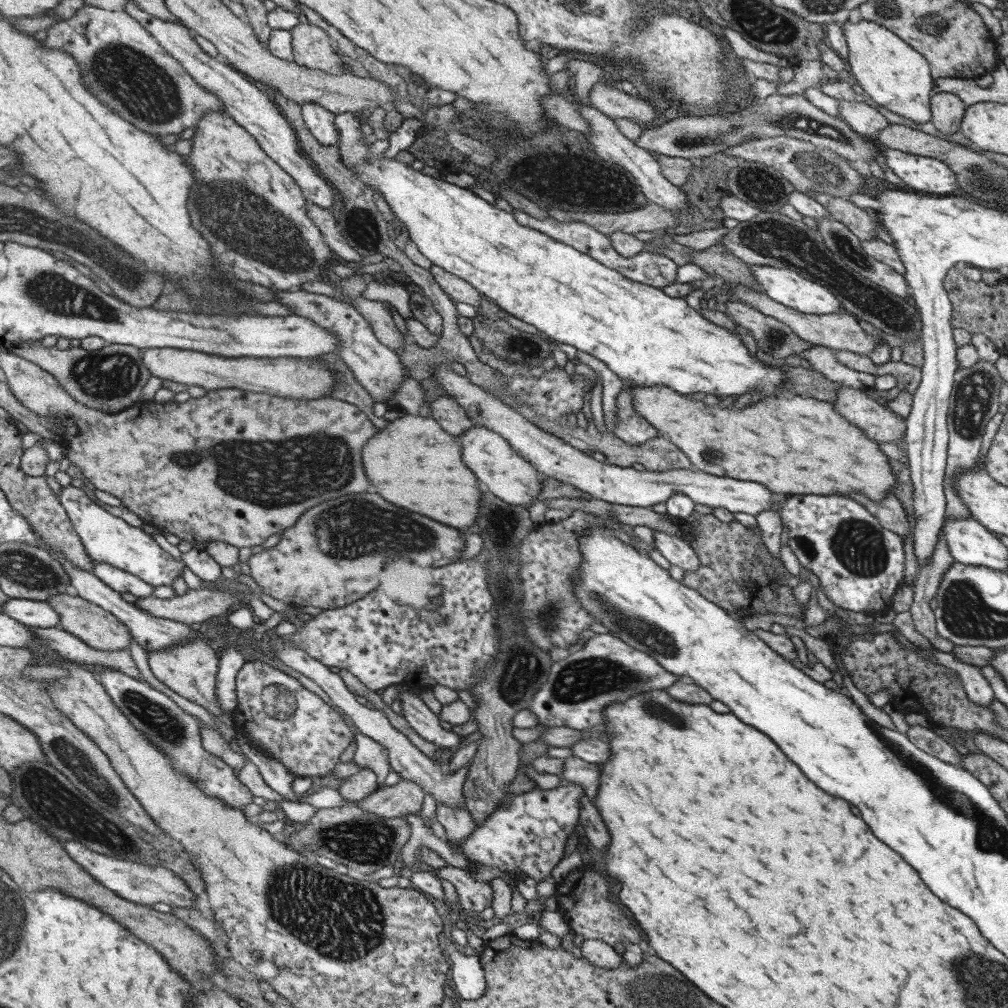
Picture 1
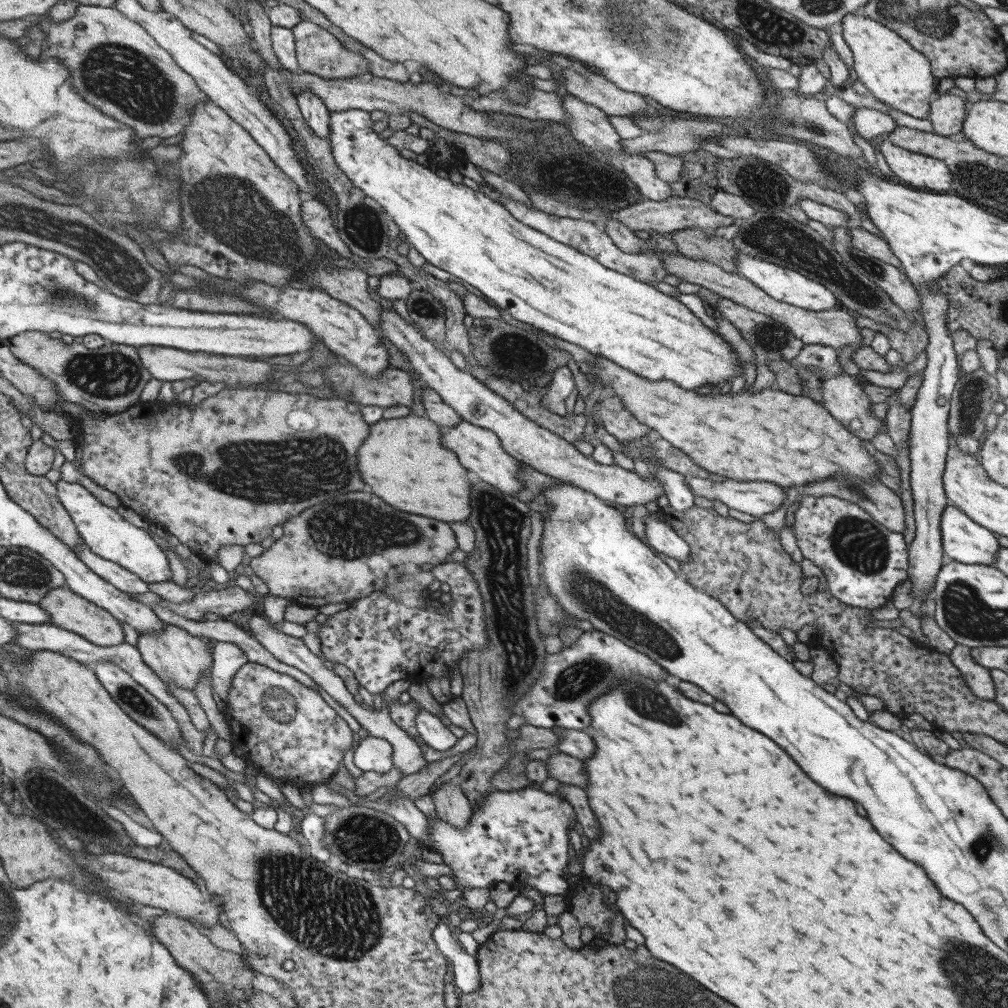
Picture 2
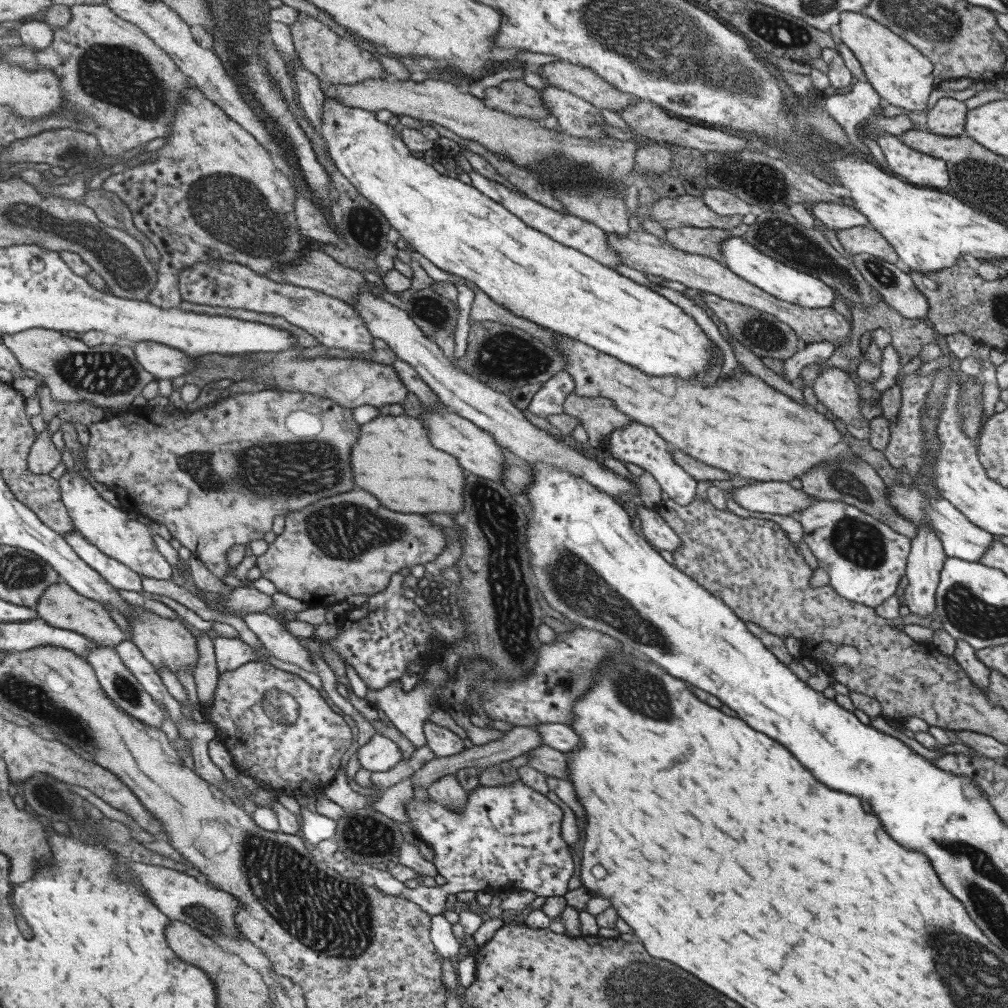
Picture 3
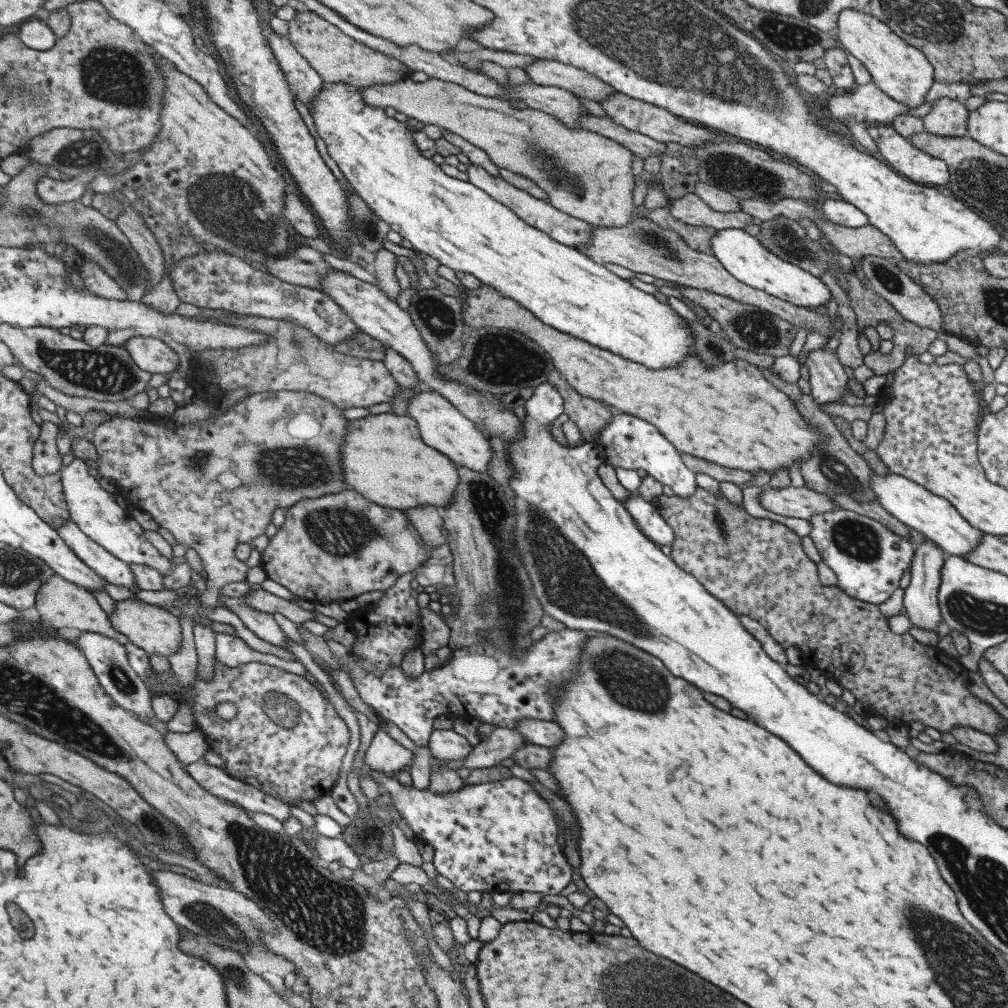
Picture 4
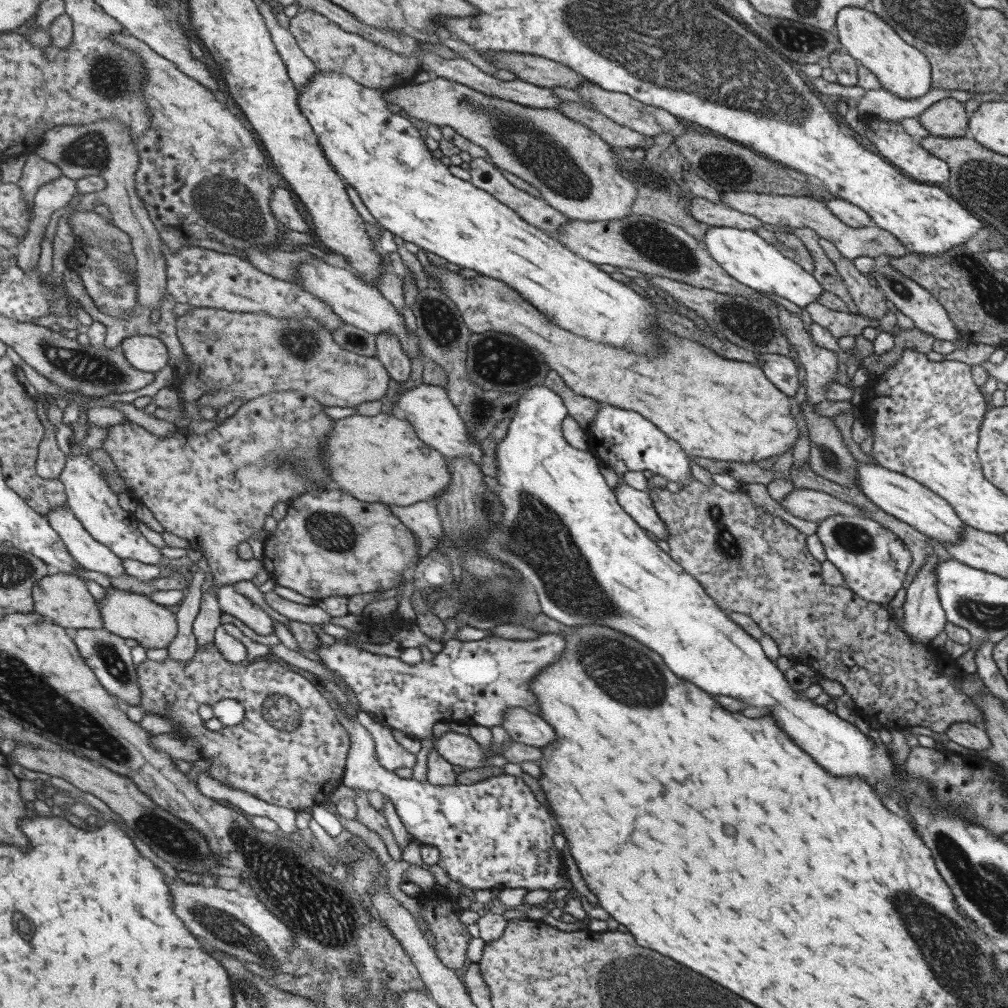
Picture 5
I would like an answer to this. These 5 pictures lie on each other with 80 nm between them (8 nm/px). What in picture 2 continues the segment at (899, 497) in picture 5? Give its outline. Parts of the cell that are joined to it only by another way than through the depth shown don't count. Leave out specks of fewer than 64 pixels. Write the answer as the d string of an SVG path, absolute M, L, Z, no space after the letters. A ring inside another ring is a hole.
M947 504L939 517L942 551L946 560L991 565L1000 547L992 532L975 524L957 507Z

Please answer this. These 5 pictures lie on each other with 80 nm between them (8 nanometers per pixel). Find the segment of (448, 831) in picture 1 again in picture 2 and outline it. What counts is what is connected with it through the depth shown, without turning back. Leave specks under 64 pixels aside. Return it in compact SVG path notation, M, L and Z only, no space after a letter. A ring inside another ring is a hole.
M453 780L441 783L430 796L439 820L443 820L445 824L457 830L463 830L467 826L467 822L471 820L472 810L461 789Z

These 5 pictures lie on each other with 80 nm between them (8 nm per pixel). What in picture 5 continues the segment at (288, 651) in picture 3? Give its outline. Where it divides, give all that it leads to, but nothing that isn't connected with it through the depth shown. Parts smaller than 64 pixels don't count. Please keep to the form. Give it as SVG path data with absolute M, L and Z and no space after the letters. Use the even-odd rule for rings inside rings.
M219 585L215 598L220 610L240 620L247 628L265 636L273 633L271 618L258 605L241 594L237 594L232 585Z

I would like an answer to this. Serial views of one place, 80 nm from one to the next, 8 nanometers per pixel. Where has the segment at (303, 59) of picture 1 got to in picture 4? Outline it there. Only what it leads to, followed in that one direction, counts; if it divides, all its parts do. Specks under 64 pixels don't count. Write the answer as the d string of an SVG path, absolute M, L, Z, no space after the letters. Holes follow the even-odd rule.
M299 9L294 17L288 20L287 37L295 50L308 60L323 83L349 83L356 87L391 84L408 78L411 72L396 58L353 40L326 20L319 18L318 14L304 9Z

